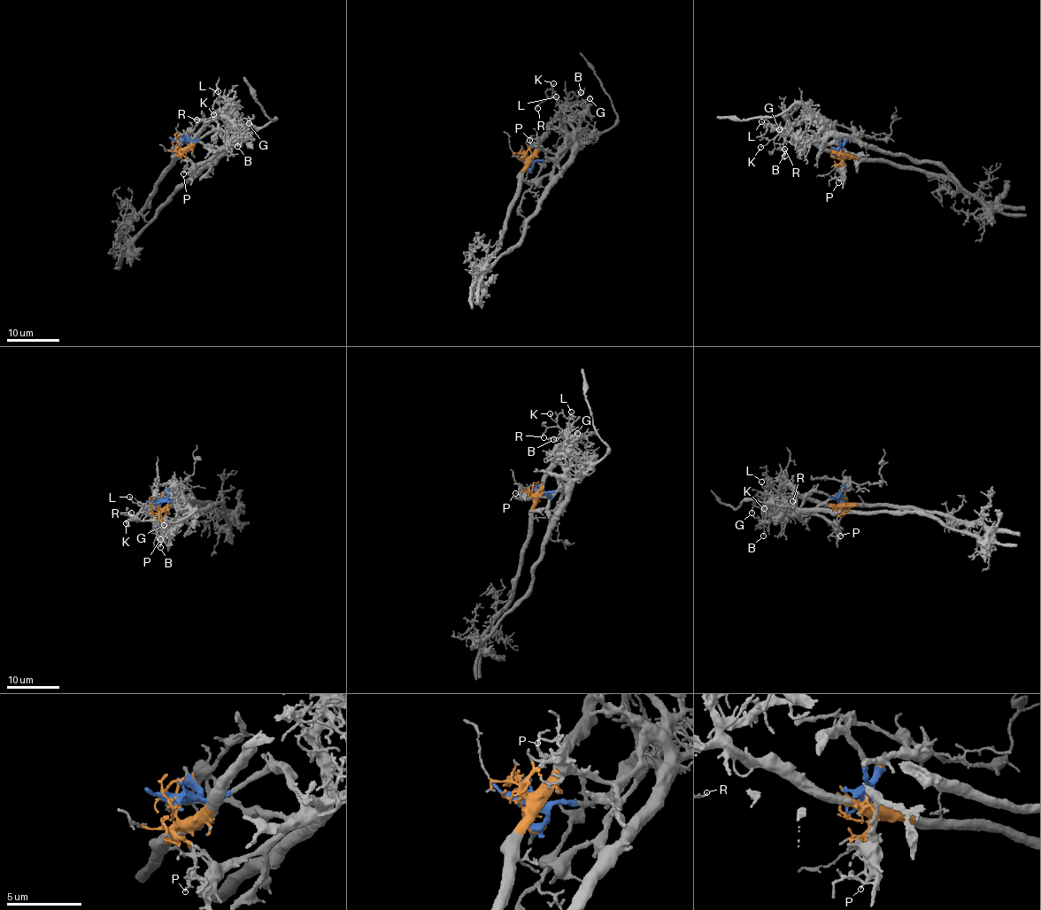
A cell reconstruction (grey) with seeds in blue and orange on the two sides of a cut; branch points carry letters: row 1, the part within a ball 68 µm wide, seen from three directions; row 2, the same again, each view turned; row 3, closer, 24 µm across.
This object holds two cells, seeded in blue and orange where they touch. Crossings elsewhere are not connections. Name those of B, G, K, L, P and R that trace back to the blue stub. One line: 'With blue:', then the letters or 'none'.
With blue: none

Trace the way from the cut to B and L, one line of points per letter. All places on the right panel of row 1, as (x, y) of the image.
B: (841, 152), (841, 157), (825, 151), (787, 132), (783, 134), (784, 156)
L: (841, 152), (841, 157), (825, 151), (807, 140), (760, 121)

